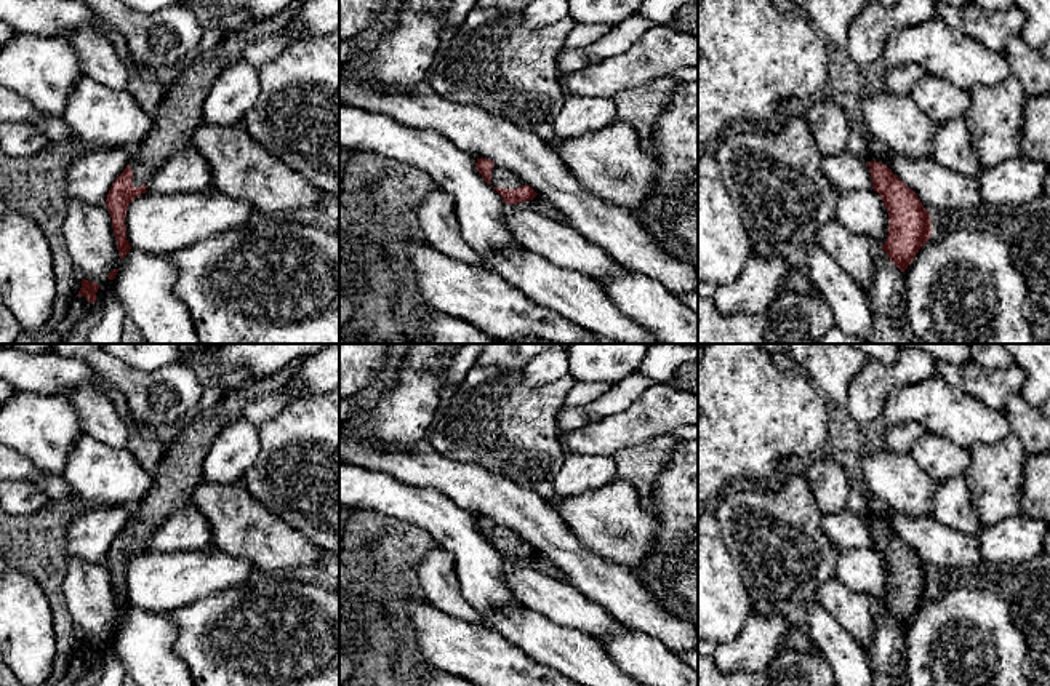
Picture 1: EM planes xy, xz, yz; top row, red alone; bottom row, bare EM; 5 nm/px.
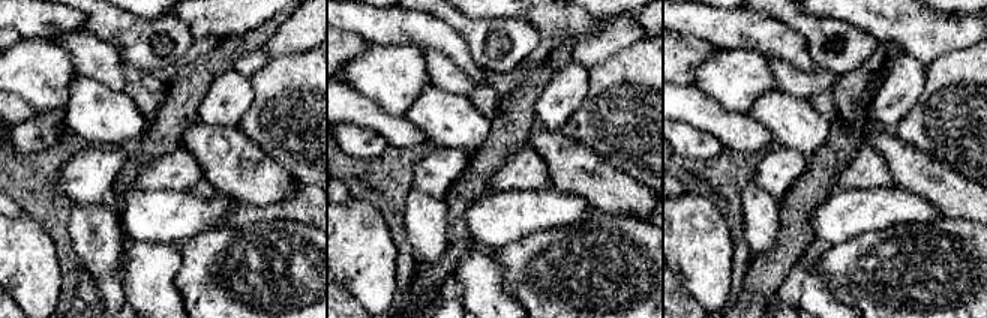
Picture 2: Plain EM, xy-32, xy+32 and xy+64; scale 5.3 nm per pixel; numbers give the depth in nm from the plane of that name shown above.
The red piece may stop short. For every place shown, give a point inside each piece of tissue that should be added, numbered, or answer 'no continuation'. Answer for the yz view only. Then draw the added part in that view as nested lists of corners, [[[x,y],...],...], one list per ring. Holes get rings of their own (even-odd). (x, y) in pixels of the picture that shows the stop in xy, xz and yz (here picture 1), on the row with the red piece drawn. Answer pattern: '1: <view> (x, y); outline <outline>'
1: yz (874, 154); outline [[[871,144],[866,160],[868,162],[880,162],[882,165],[887,166],[887,162],[882,158],[882,149],[884,147],[880,147],[877,144]]]

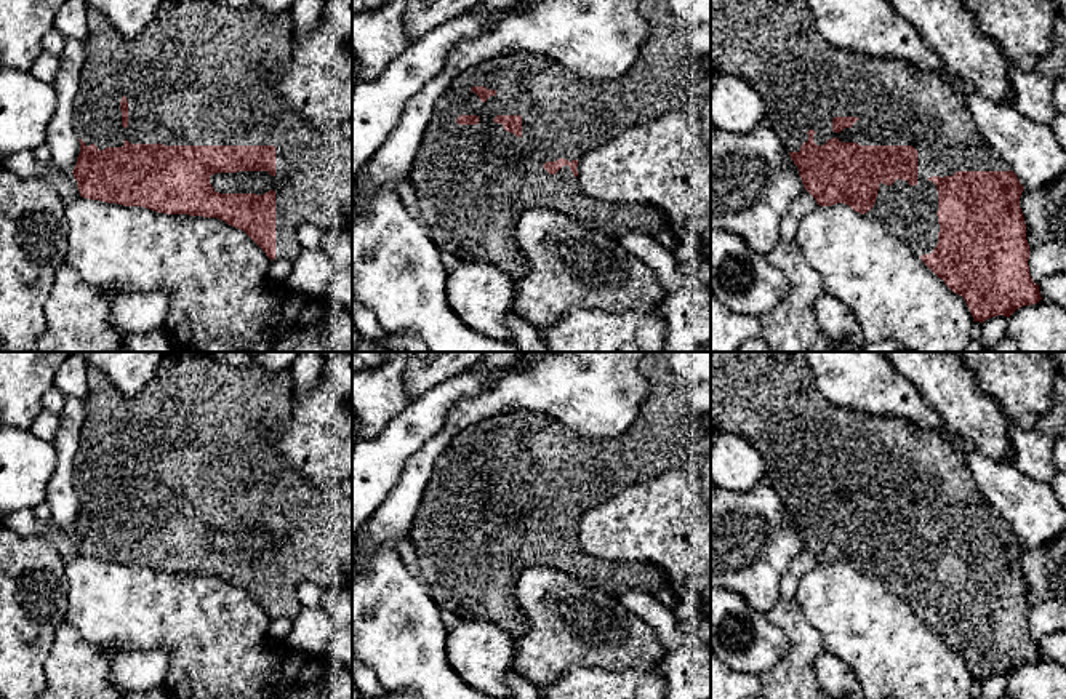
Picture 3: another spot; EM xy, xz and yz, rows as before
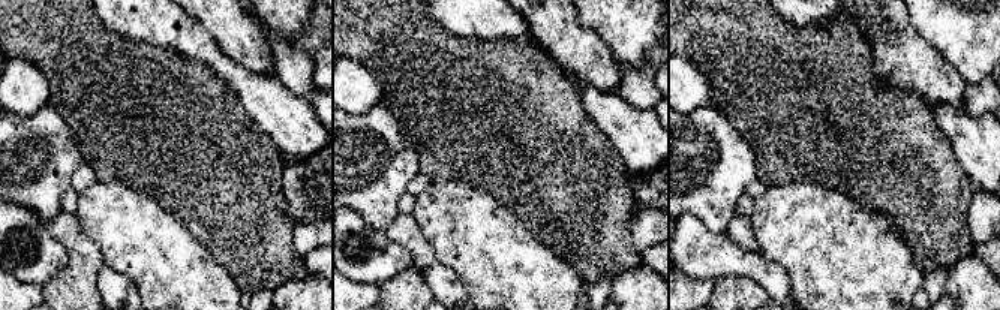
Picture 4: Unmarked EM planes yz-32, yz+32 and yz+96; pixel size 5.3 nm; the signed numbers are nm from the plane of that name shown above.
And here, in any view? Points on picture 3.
1: yz (805, 82); outline [[[711,0],[711,66],[715,72],[743,77],[760,94],[760,98],[765,101],[763,123],[775,130],[787,152],[800,150],[800,146],[808,139],[808,130],[815,131],[813,142],[816,146],[823,146],[828,139],[832,138],[837,138],[840,142],[856,142],[860,146],[912,146],[917,150],[917,184],[909,186],[908,181],[901,179],[896,179],[892,186],[880,182],[876,203],[868,213],[864,213],[864,216],[880,221],[888,232],[904,240],[917,256],[930,254],[938,243],[938,190],[936,186],[930,181],[932,176],[944,178],[952,176],[956,171],[1010,171],[1008,163],[988,144],[988,141],[975,126],[972,114],[964,104],[962,98],[959,98],[944,80],[941,80],[935,72],[919,69],[904,59],[871,58],[863,53],[844,51],[831,45],[816,30],[815,21],[812,18],[812,8],[807,0]],[[834,117],[856,117],[858,120],[850,128],[844,128],[840,133],[834,133]]]

